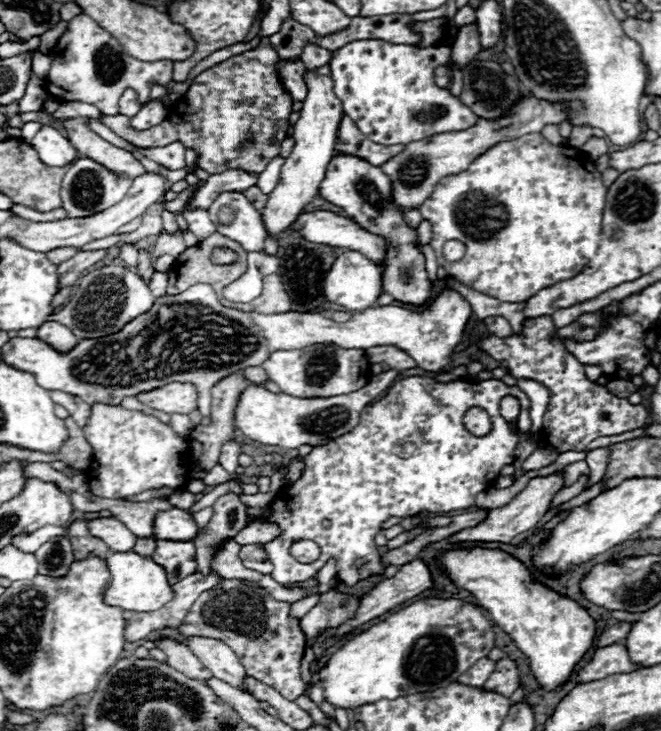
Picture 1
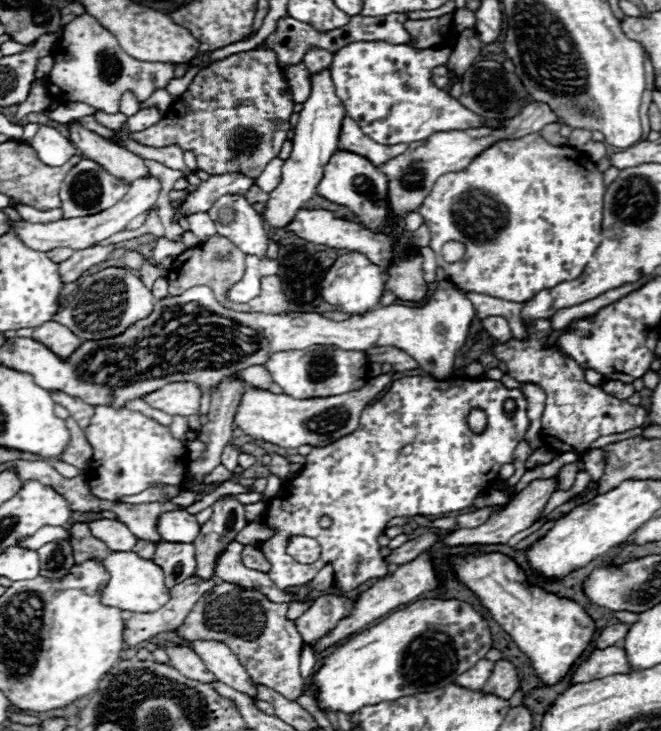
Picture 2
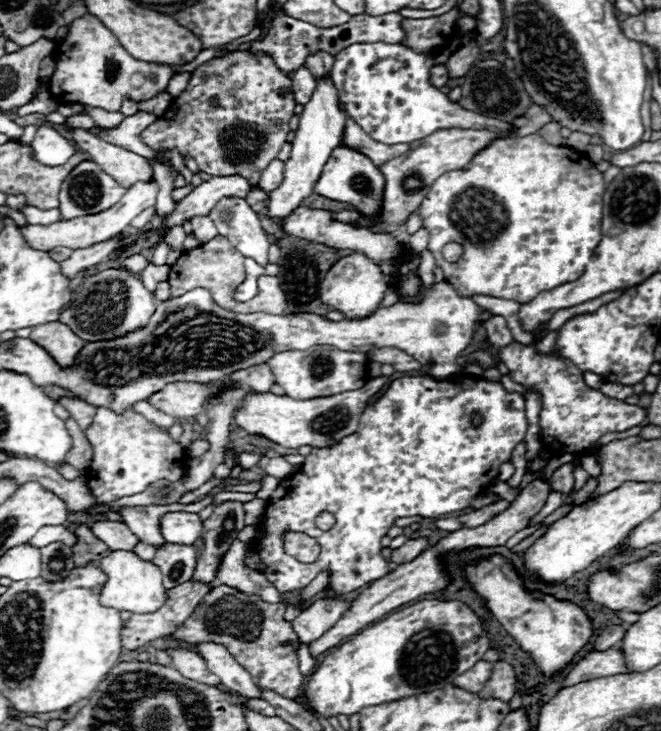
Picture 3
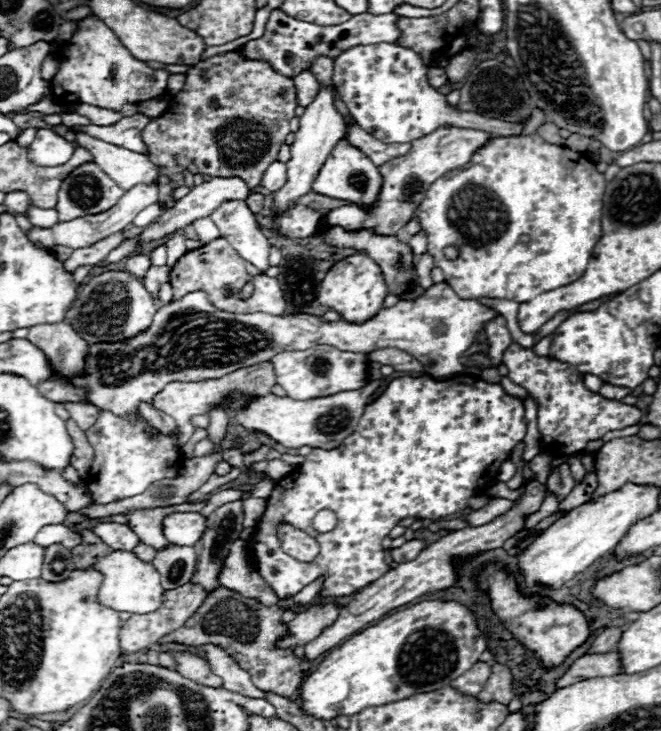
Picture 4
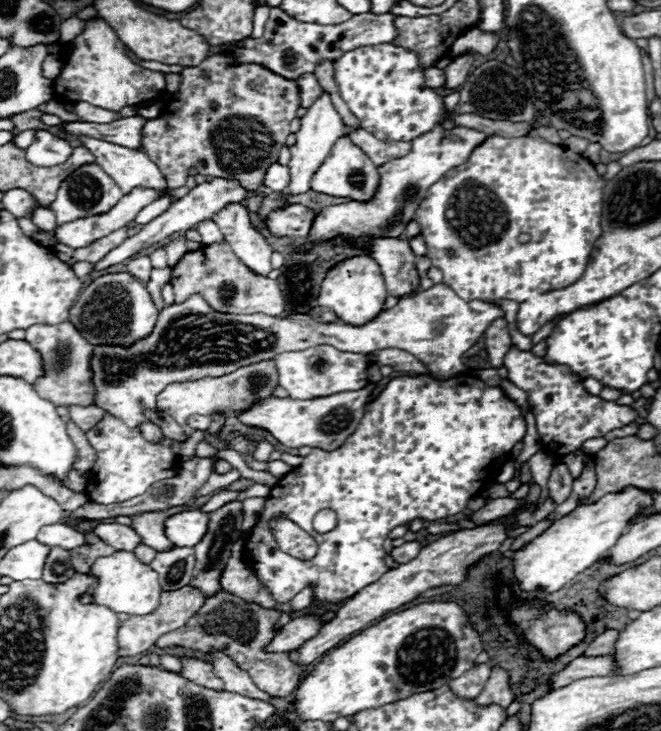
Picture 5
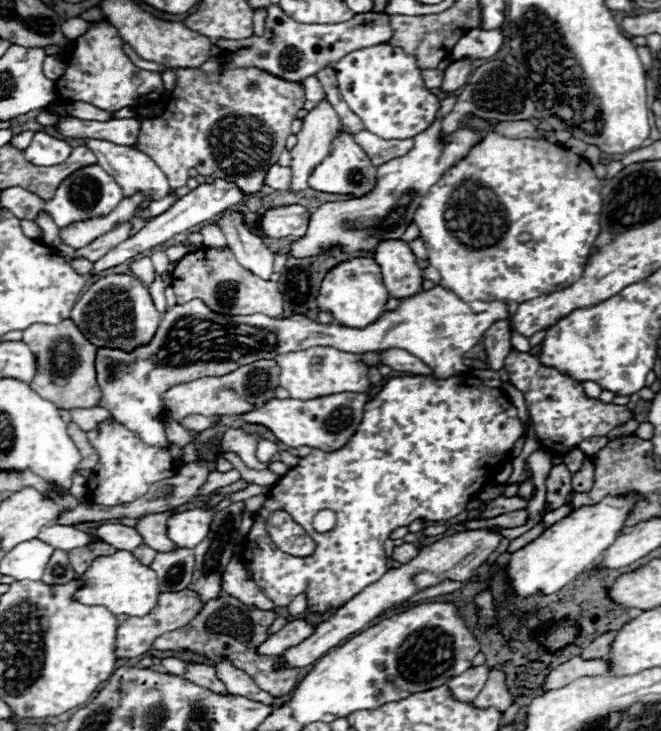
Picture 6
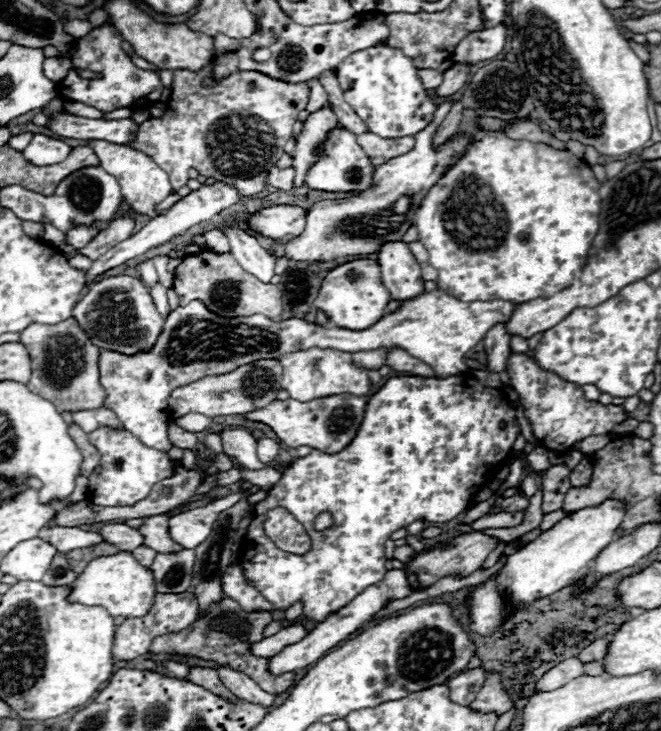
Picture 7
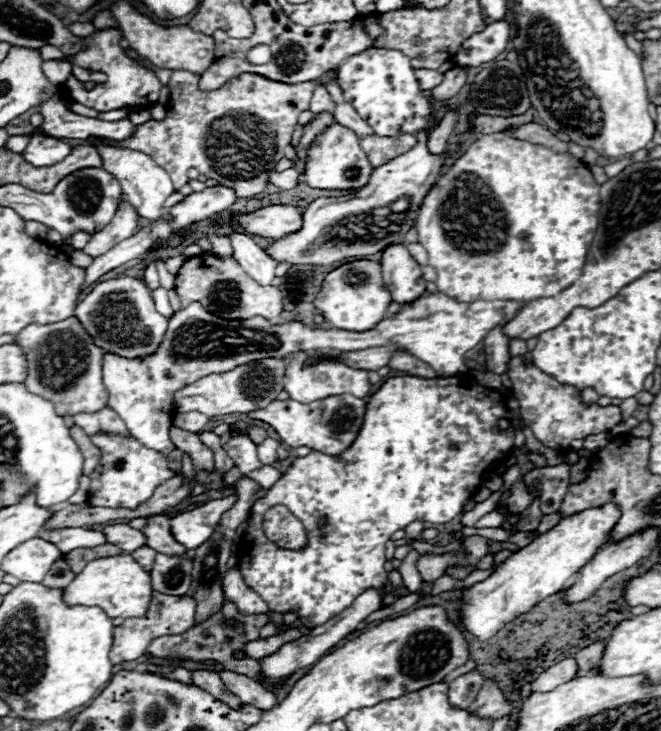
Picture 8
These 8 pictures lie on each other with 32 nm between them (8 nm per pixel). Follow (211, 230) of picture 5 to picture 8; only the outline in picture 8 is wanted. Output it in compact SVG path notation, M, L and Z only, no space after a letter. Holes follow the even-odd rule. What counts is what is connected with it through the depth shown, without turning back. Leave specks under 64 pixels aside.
M208 236L208 240L212 240L212 250L218 250L218 252L216 252L218 256L222 256L222 258L232 256L232 246L230 246L228 238L222 238L222 236Z

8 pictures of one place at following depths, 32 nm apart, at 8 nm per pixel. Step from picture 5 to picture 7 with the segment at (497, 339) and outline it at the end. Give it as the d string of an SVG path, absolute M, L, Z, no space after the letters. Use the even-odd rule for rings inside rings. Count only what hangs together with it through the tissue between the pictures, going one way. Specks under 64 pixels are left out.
M506 324L492 326L492 330L488 330L484 336L484 350L488 356L488 370L504 372L510 356L510 336L506 334Z

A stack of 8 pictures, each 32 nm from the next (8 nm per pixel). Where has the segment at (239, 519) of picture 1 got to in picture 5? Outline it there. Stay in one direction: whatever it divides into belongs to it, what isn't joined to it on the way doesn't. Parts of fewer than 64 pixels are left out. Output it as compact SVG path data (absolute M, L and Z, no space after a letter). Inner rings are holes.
M230 502L216 512L212 512L212 522L208 524L208 534L196 544L196 566L194 566L194 578L190 586L198 588L204 598L216 596L220 592L220 576L224 572L224 566L232 554L232 544L240 538L240 526L242 526L242 502Z

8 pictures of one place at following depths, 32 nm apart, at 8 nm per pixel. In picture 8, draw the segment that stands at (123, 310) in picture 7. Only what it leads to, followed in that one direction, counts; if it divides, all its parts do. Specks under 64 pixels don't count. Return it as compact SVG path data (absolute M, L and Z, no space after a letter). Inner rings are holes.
M116 278L96 284L92 292L78 302L74 316L94 338L96 346L124 358L144 358L154 354L168 328L168 318L154 308L152 292L136 278Z

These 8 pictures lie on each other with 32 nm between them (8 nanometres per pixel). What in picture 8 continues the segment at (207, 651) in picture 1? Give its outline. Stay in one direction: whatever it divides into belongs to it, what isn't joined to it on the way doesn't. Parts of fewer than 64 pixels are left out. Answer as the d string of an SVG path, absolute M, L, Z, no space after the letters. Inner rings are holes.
M222 670L220 678L226 684L226 688L232 694L236 694L244 704L250 704L260 710L270 710L276 704L276 694L266 690L264 686L260 686L256 680L252 680L248 676L242 676L242 674L236 674L230 670Z

